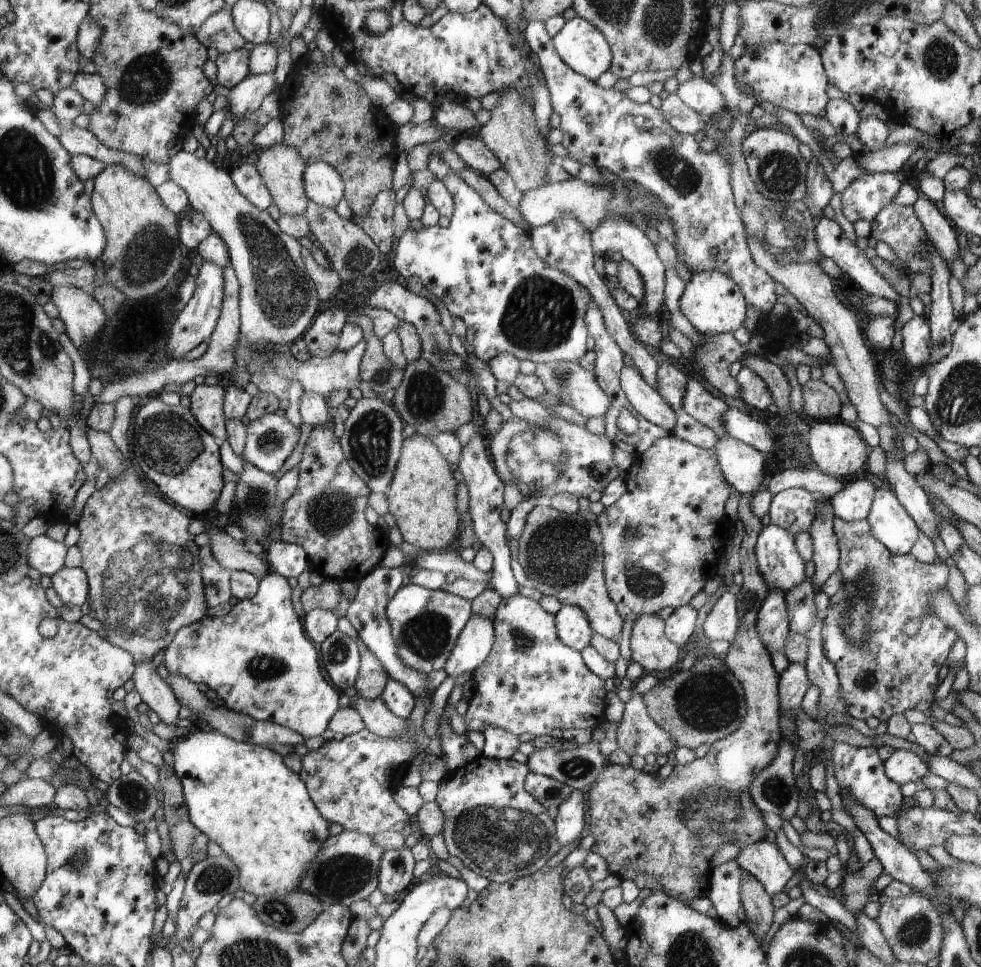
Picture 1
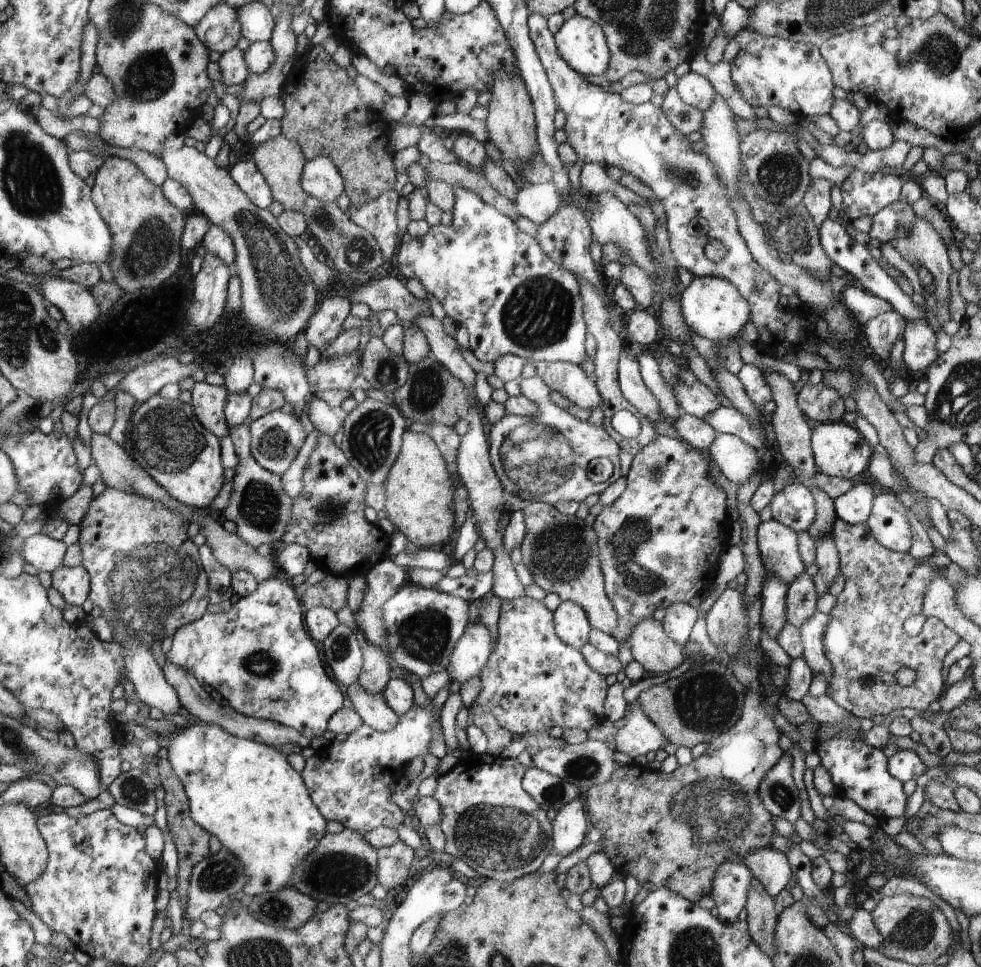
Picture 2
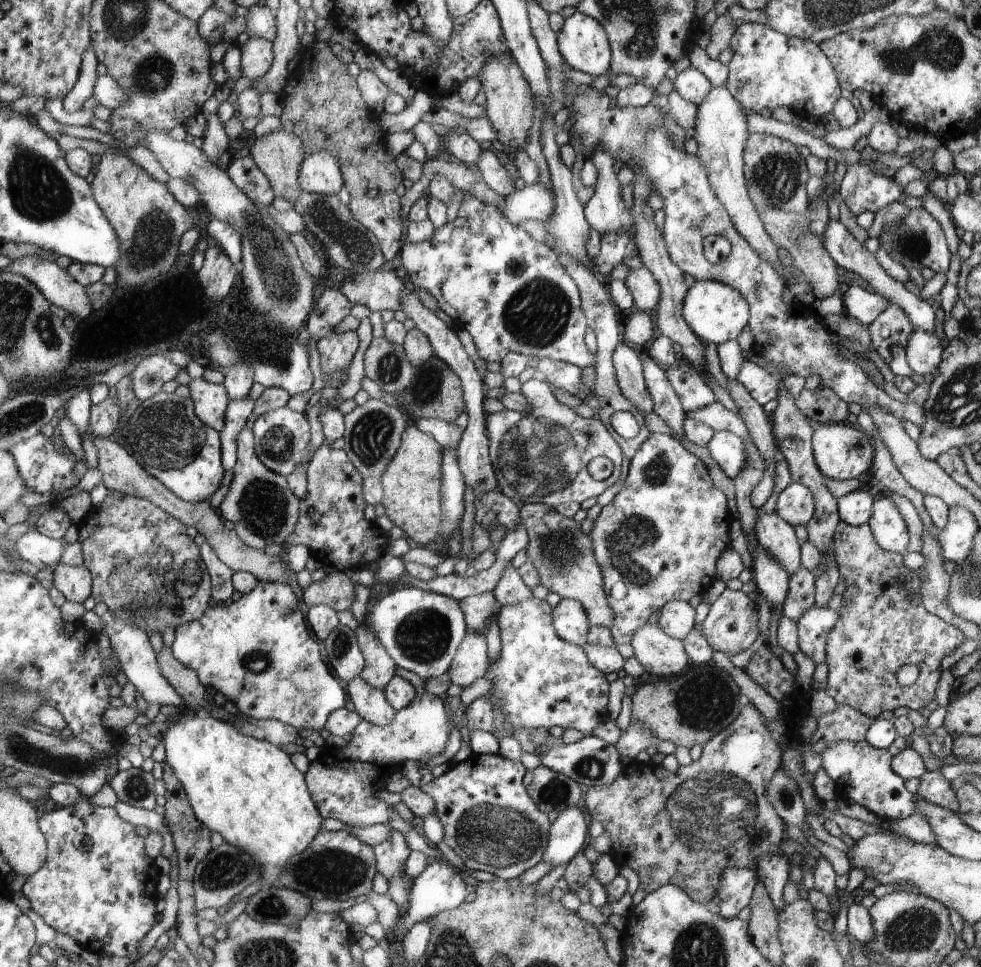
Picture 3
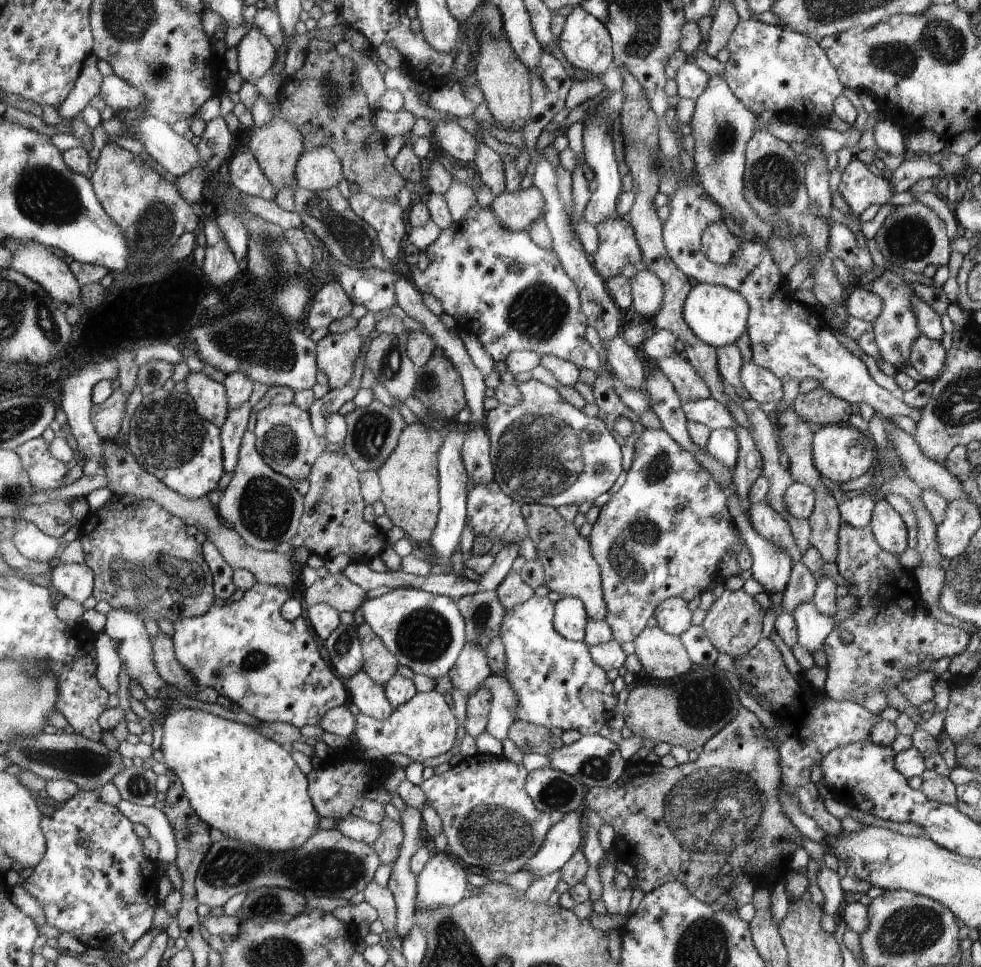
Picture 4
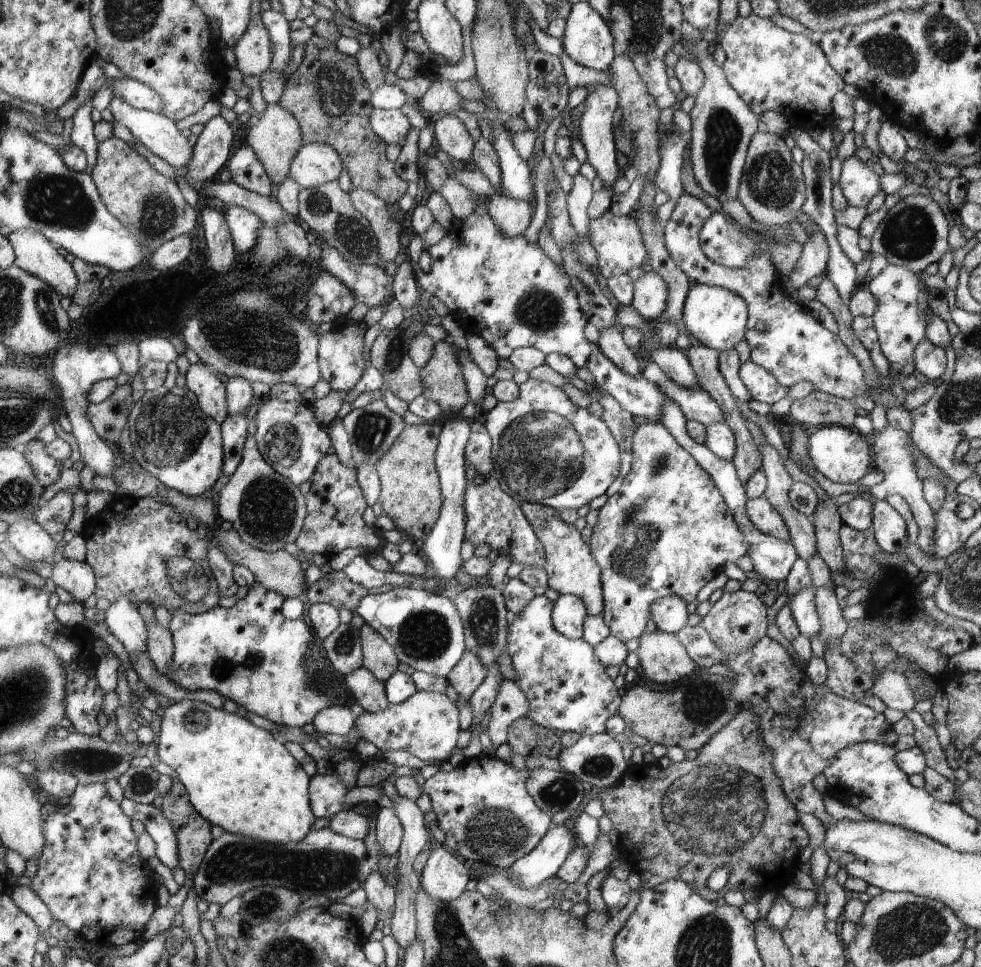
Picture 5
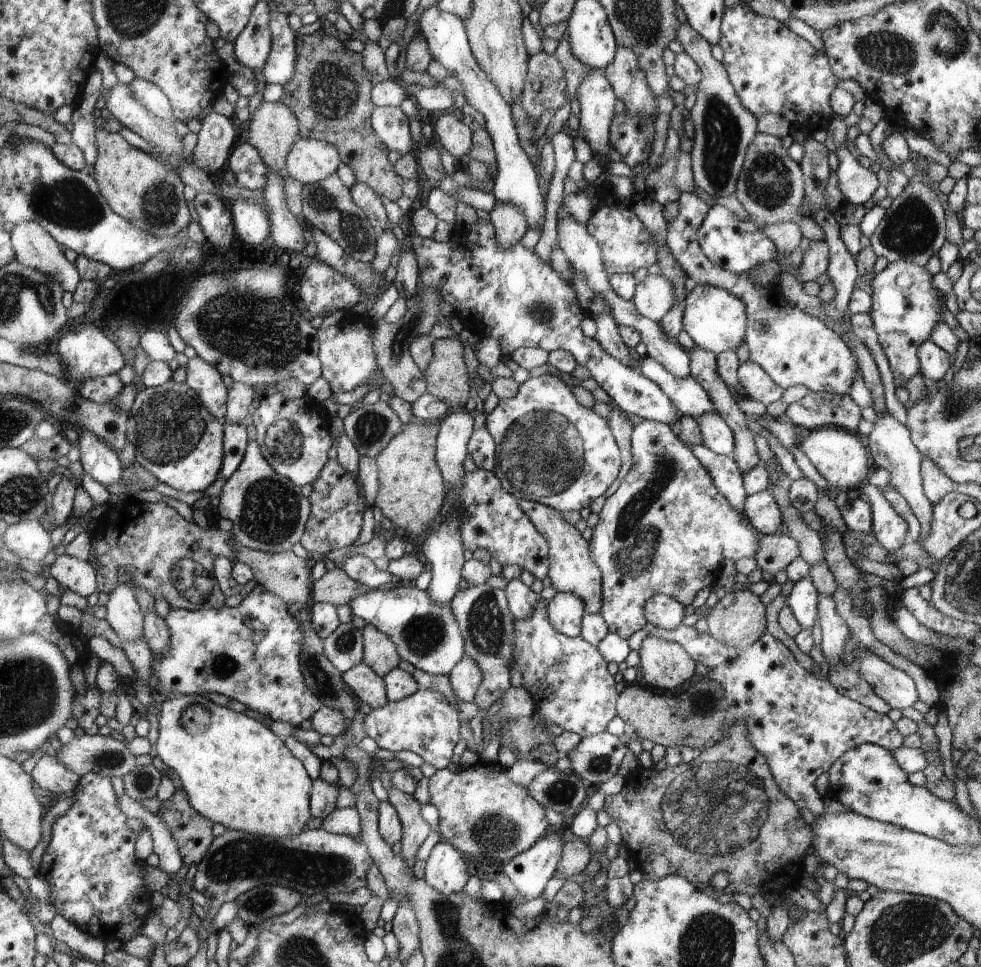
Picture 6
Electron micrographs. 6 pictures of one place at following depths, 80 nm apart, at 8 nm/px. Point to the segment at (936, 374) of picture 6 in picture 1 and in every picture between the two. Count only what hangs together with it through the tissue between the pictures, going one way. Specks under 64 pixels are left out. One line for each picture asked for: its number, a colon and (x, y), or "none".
1: (916, 337)
2: (919, 338)
3: (924, 351)
4: (927, 356)
5: (930, 360)

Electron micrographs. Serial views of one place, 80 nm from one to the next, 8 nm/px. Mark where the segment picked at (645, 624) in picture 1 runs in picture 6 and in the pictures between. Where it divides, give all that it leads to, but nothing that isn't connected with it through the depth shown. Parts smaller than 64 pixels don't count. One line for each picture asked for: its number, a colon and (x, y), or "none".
2: (652, 648)
3: (661, 655)
4: (663, 656)
5: (663, 659)
6: (665, 665)

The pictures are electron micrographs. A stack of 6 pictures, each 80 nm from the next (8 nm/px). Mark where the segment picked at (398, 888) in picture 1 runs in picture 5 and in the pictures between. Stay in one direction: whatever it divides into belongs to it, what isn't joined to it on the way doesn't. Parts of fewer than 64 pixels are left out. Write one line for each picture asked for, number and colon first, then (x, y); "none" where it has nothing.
2: (394, 863)
3: (392, 853)
4: (388, 846)
5: (389, 829)

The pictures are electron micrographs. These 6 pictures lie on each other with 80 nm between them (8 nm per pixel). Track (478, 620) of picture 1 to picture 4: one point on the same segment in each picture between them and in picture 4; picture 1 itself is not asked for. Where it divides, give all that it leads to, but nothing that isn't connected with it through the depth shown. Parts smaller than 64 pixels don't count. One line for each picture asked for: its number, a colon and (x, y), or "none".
2: (471, 654)
3: (471, 661)
4: (472, 668)

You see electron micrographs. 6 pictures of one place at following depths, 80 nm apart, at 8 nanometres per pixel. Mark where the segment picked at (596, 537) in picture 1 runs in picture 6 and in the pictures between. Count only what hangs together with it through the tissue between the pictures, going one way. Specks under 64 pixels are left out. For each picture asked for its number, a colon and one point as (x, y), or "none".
2: (562, 553)
3: (563, 555)
4: (570, 569)
5: (572, 570)
6: (573, 571)

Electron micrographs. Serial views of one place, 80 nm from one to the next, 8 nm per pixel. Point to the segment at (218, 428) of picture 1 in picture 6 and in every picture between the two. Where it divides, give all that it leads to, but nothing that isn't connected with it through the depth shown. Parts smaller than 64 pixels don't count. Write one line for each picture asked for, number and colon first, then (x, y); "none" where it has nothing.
2: (208, 401)
3: (210, 401)
4: (210, 397)
5: (209, 391)
6: (202, 377)

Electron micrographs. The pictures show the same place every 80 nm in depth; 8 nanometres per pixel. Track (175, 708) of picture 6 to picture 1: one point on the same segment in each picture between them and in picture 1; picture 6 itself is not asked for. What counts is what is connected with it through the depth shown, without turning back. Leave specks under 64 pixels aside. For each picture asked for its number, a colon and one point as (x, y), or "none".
1: (243, 797)
2: (245, 793)
3: (247, 790)
4: (247, 786)
5: (239, 777)

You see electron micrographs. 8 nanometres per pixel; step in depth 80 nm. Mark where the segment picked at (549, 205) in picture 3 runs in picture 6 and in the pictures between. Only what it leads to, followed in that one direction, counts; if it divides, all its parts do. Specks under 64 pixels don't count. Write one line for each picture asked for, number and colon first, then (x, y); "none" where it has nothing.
4: (517, 210)
5: (512, 216)
6: (509, 220)

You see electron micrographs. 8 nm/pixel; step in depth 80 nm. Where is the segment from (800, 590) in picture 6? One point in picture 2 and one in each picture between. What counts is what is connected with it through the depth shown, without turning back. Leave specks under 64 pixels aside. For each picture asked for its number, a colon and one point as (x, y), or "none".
2: (812, 631)
3: (813, 626)
4: (813, 627)
5: (802, 606)

